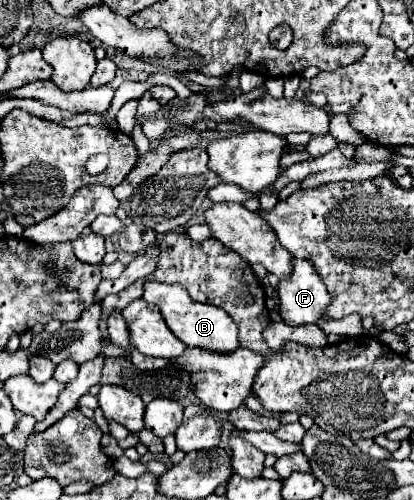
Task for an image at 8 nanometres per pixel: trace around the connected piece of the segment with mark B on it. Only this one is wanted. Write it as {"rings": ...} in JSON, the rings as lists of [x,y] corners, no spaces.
{"rings":[[[147,280],[143,284],[143,300],[149,304],[159,306],[169,330],[187,346],[193,348],[205,348],[209,352],[235,352],[241,344],[237,338],[237,326],[233,324],[233,320],[227,316],[227,312],[223,312],[223,308],[215,308],[209,304],[199,304],[193,302],[187,296],[187,290],[183,290],[181,286],[167,286],[163,282],[153,282]]]}

